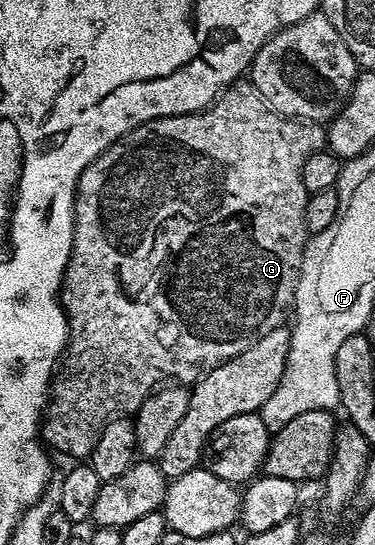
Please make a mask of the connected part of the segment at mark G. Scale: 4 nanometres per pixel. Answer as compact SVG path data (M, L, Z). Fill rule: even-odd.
M239 81L227 87L202 111L191 115L160 117L132 129L124 137L117 139L108 150L100 153L96 161L89 163L84 173L80 173L80 181L74 194L74 240L60 292L70 337L66 341L60 366L54 372L48 402L40 420L40 439L47 448L55 447L60 454L71 455L74 461L89 460L102 426L112 418L126 417L137 412L155 386L154 379L163 375L166 378L163 380L193 385L203 375L207 375L224 361L244 353L244 349L251 347L263 335L272 333L272 329L287 322L294 306L298 275L302 272L302 254L308 242L308 192L302 180L302 170L305 162L325 147L326 127L323 124L286 118L266 104L253 83Z

